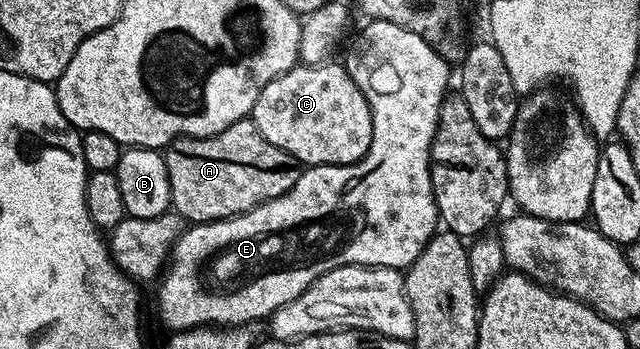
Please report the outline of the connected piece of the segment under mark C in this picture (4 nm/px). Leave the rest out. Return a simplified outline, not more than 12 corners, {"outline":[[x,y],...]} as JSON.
{"outline":[[341,63],[295,66],[252,119],[299,165],[357,164],[374,113]]}

